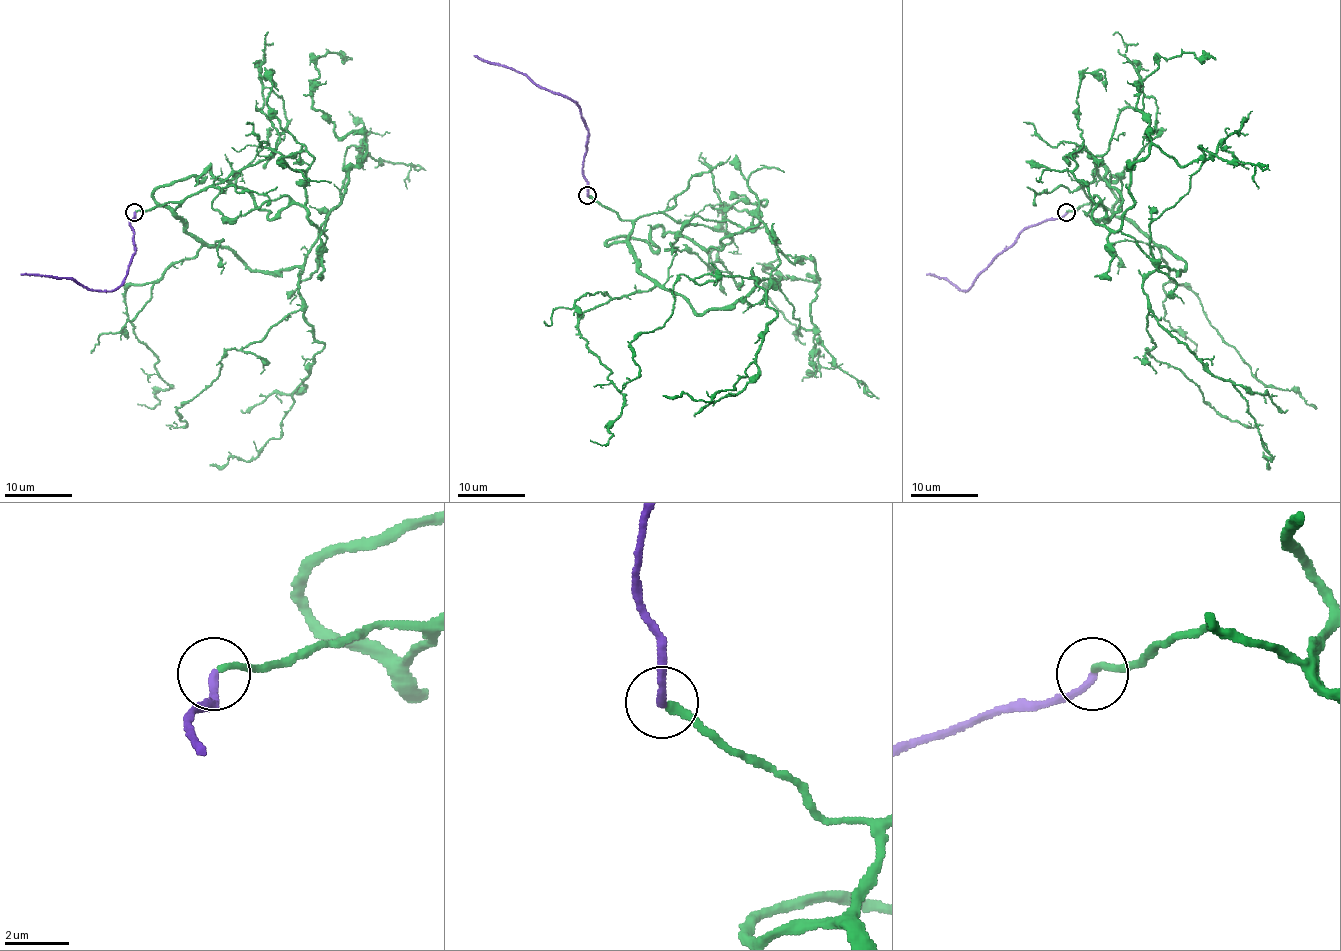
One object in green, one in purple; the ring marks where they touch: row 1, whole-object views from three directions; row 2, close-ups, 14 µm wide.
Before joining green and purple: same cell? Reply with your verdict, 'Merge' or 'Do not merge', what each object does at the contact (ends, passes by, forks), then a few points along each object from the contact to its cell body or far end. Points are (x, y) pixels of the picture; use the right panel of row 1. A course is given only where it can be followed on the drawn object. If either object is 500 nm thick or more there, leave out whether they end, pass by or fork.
Merge. At the ring green ends. At the ring purple ends. Course of green: (1067, 211), (1100, 155), (1073, 152), (1073, 175), (1121, 226), (1151, 132), (1138, 83), (1161, 57), (1215, 59). Course of purple: (1067, 213), (1028, 226), (967, 290), (960, 290), (945, 278), (927, 273)

